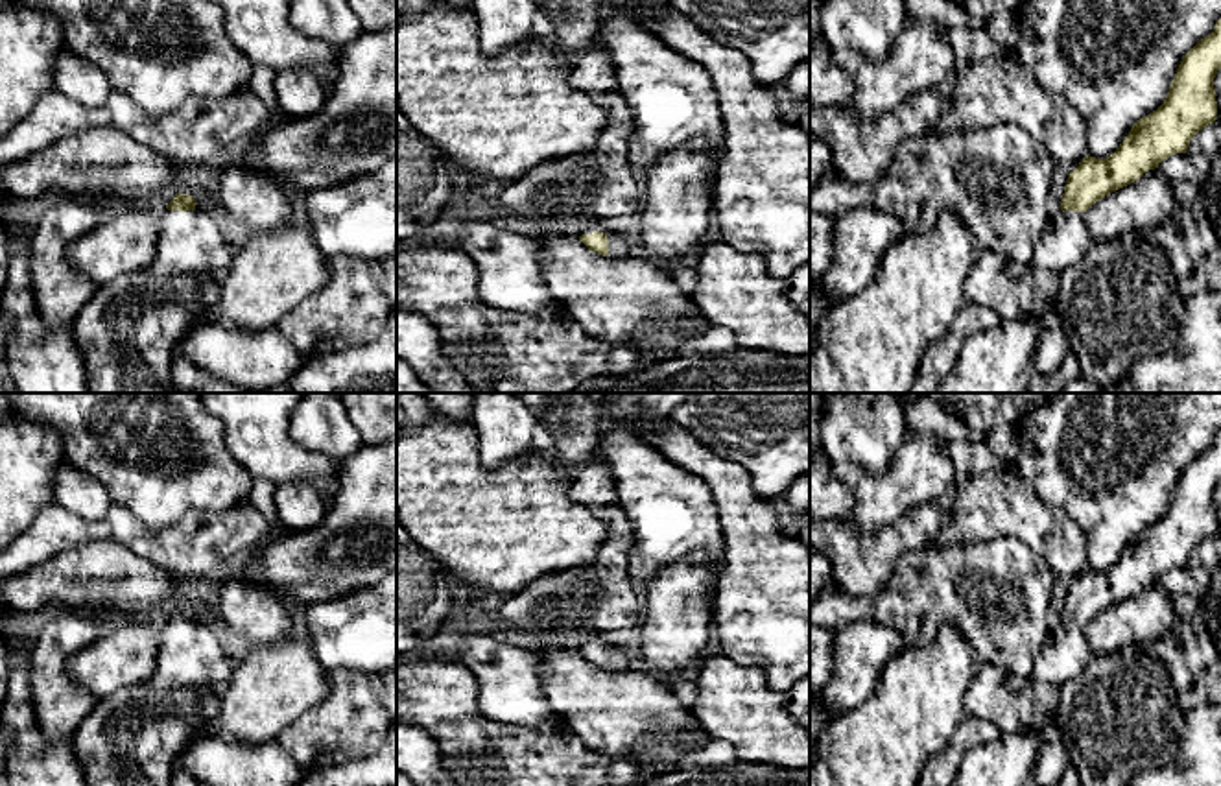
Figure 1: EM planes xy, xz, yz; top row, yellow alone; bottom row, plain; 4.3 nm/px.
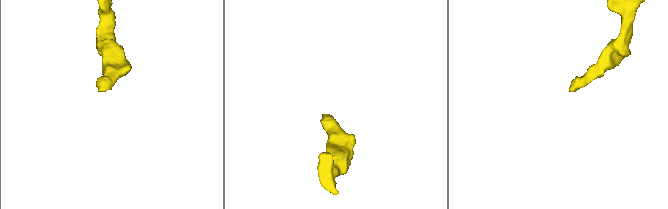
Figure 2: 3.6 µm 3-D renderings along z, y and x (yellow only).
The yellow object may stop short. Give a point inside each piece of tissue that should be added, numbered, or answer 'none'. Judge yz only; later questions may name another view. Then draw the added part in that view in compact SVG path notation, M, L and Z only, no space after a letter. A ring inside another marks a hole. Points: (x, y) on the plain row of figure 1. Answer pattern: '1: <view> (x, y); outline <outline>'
1: yz (1065, 654); outline M1061 624L1055 631L1049 631L1029 672L1029 679L1061 688L1085 672L1090 657L1085 625Z

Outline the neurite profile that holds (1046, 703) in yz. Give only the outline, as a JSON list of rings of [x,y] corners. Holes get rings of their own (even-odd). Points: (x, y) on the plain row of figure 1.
[[[979,659],[965,696],[965,710],[994,723],[1002,732],[1024,731],[1038,720],[1051,720],[1059,709],[1059,694],[1055,685],[1033,683]]]

